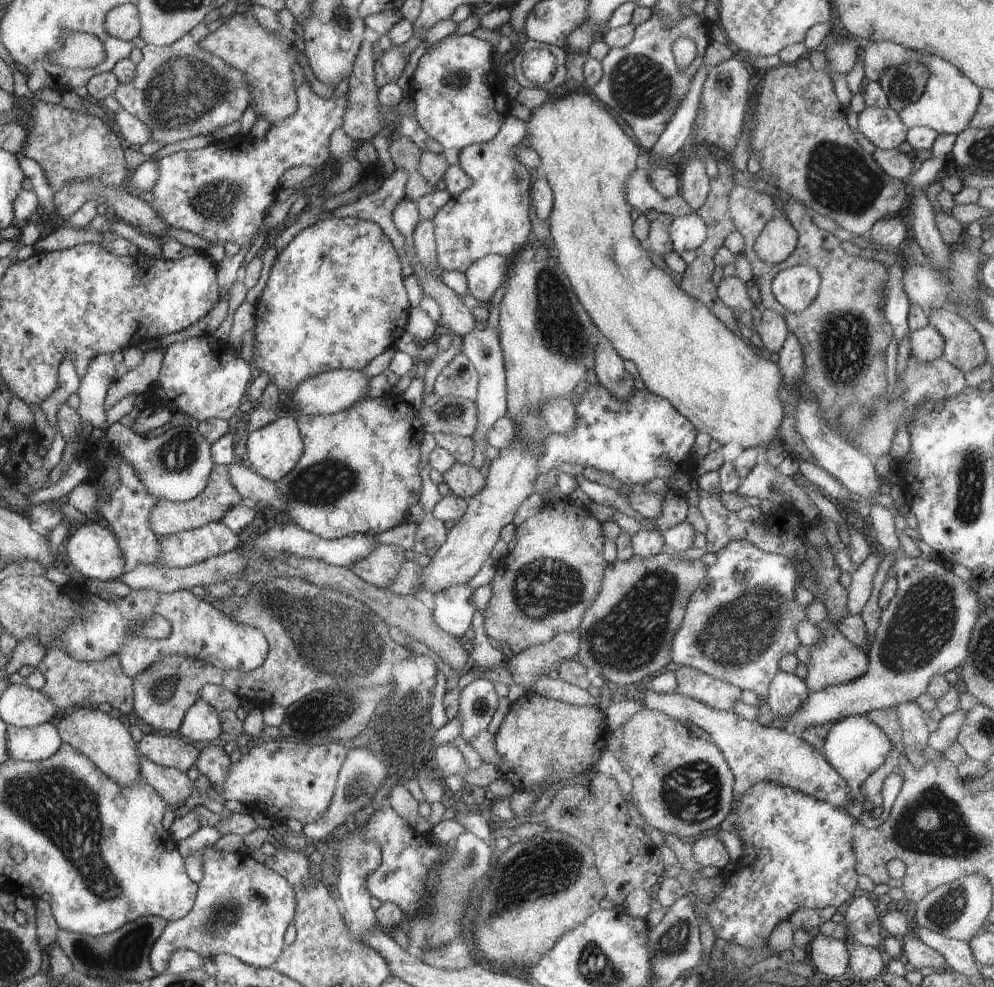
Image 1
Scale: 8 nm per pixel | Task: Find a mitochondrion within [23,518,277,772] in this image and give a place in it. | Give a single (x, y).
(162, 689)

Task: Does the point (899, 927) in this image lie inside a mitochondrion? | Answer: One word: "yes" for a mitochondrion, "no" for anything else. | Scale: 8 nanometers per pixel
no

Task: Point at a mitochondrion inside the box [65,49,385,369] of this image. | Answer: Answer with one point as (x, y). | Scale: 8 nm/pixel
(217, 201)

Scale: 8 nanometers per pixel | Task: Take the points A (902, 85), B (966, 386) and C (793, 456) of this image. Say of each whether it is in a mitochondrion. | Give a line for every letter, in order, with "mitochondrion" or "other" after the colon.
A: mitochondrion
B: other
C: other

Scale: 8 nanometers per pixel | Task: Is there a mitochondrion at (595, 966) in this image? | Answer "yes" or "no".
yes

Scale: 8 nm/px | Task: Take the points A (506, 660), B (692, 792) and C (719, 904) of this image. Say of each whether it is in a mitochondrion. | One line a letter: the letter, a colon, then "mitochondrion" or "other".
A: other
B: mitochondrion
C: other

